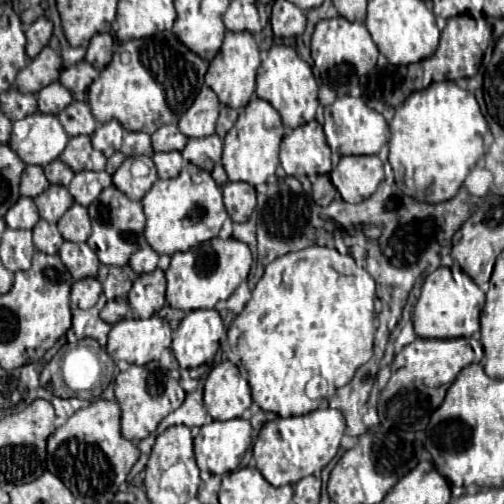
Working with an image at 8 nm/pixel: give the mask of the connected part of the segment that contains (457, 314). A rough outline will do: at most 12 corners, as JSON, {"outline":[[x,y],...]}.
{"outline":[[449,267],[427,275],[413,311],[419,337],[479,331],[477,303]]}

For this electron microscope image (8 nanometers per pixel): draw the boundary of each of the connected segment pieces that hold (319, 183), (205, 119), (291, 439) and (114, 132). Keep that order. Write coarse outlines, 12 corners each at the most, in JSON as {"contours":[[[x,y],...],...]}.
{"contours":[[[329,175],[313,183],[313,201],[327,207],[337,195]],[[203,85],[195,103],[181,115],[187,137],[215,133],[221,111],[217,95]],[[337,409],[277,417],[253,447],[275,487],[297,483],[337,455]],[[117,119],[91,135],[93,147],[111,157],[121,149],[123,127]]]}

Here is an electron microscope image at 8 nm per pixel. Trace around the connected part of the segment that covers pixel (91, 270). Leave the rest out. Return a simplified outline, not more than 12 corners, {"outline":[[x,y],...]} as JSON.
{"outline":[[65,241],[59,257],[75,281],[101,265],[87,243]]}

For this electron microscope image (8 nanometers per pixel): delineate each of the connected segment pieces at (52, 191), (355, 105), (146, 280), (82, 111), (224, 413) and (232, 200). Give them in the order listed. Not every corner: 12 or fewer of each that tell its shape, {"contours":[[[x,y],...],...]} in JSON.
{"contours":[[[65,187],[35,197],[41,219],[55,223],[73,205]],[[363,99],[324,108],[331,151],[375,155],[389,141],[381,113]],[[165,273],[139,275],[129,291],[133,317],[165,305]],[[73,101],[59,115],[69,137],[91,135],[97,121],[85,101]],[[233,363],[209,373],[203,405],[213,419],[241,417],[251,387]],[[249,183],[223,185],[223,201],[235,223],[245,223],[257,205]]]}

